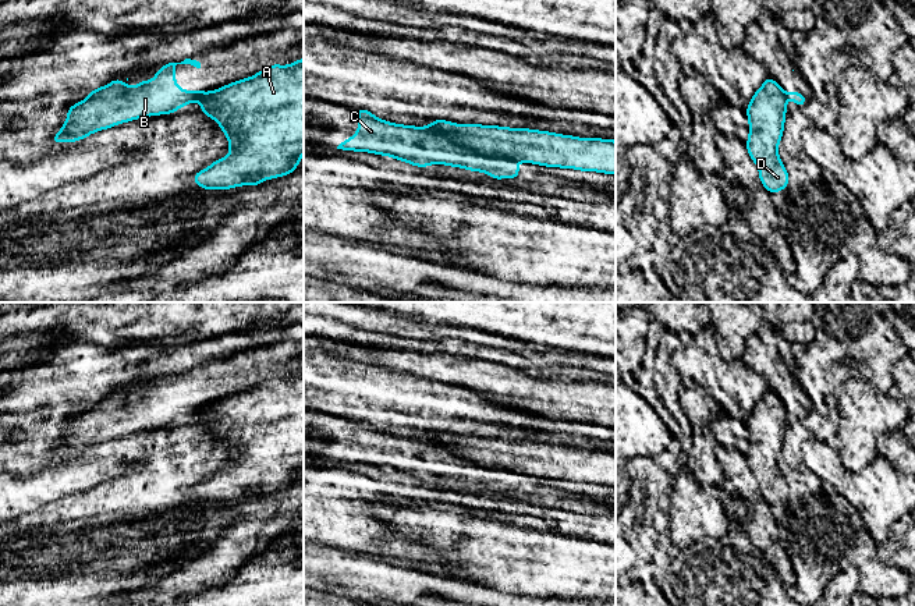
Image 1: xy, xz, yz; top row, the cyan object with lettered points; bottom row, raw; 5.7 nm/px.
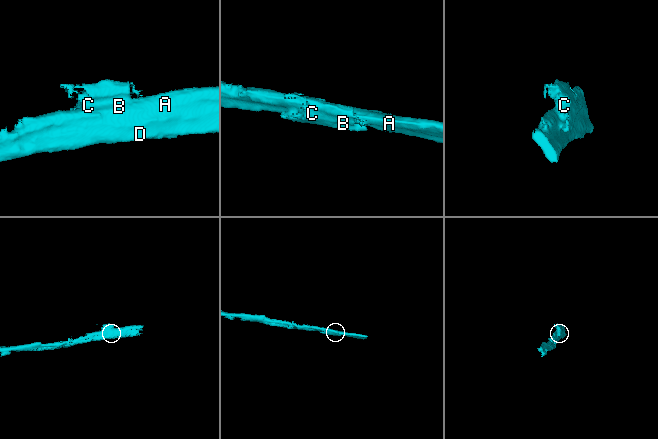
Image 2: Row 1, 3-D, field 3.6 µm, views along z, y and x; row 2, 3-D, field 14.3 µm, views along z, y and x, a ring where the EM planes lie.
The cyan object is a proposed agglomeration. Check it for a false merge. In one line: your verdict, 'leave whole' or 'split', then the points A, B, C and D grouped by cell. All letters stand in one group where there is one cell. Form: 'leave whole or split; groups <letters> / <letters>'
split; groups A D / B C

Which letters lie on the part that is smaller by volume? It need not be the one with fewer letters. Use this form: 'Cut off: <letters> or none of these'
Cut off: B, C

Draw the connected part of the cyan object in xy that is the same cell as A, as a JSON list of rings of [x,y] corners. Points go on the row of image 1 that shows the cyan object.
[[[304,59],[288,65],[273,63],[249,78],[208,92],[198,102],[203,116],[217,121],[230,143],[230,153],[226,157],[214,160],[208,169],[194,174],[194,184],[205,191],[231,189],[240,185],[256,188],[265,180],[292,174],[301,163],[304,153]]]

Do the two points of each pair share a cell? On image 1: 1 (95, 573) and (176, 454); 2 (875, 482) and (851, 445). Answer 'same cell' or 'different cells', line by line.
1: same cell
2: different cells

